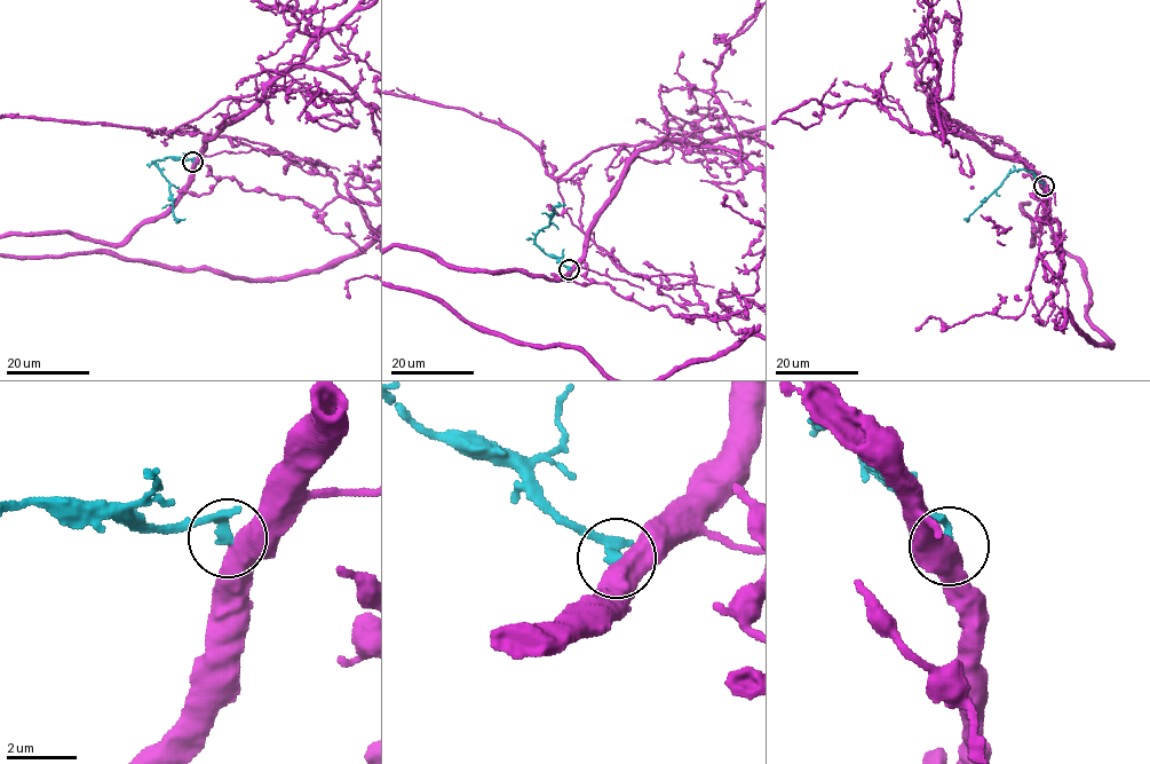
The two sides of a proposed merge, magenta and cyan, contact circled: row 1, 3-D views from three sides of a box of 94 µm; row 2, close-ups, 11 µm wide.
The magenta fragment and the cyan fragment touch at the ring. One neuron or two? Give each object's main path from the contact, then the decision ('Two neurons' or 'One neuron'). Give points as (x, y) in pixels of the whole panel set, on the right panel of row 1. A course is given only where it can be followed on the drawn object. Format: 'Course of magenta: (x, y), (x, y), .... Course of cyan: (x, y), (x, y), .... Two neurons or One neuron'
Course of cyan: (1044, 186), (1034, 172), (1014, 170), (966, 219). Two neurons

